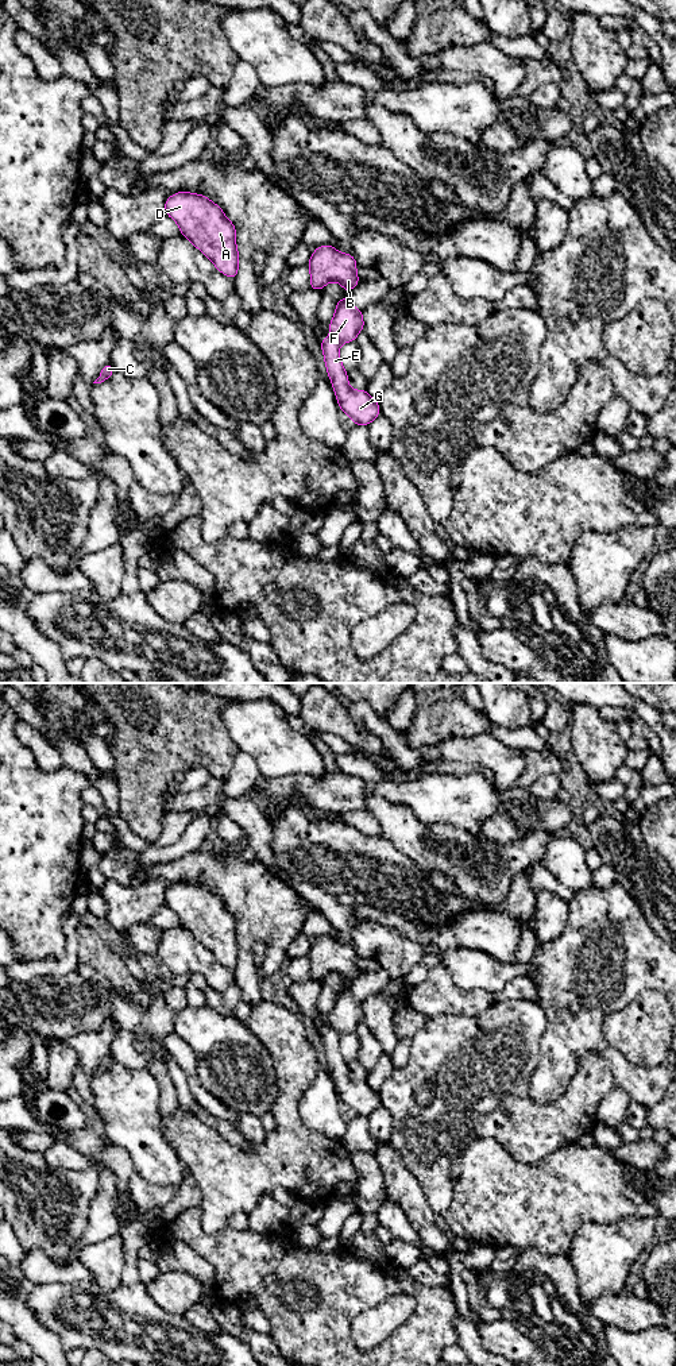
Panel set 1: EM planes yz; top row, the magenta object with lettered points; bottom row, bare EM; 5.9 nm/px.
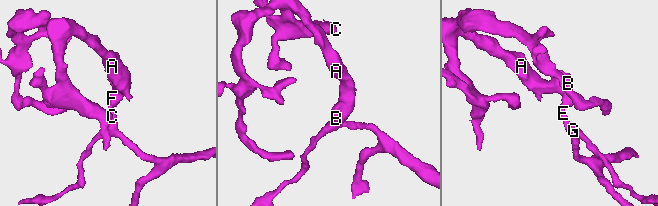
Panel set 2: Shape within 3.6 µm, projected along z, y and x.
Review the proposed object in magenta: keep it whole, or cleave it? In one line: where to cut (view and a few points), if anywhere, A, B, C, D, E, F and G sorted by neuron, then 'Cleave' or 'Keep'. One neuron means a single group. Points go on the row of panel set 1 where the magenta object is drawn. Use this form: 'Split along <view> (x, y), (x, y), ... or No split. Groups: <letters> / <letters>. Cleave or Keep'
Split along yz (331, 334), (340, 343). Groups: A B C D F / E G. Cleave

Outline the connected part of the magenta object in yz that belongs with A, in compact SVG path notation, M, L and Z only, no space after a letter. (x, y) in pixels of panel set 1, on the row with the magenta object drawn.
M182 190L167 197L165 209L177 221L181 235L206 255L220 273L236 278L236 229L219 205L202 194Z

